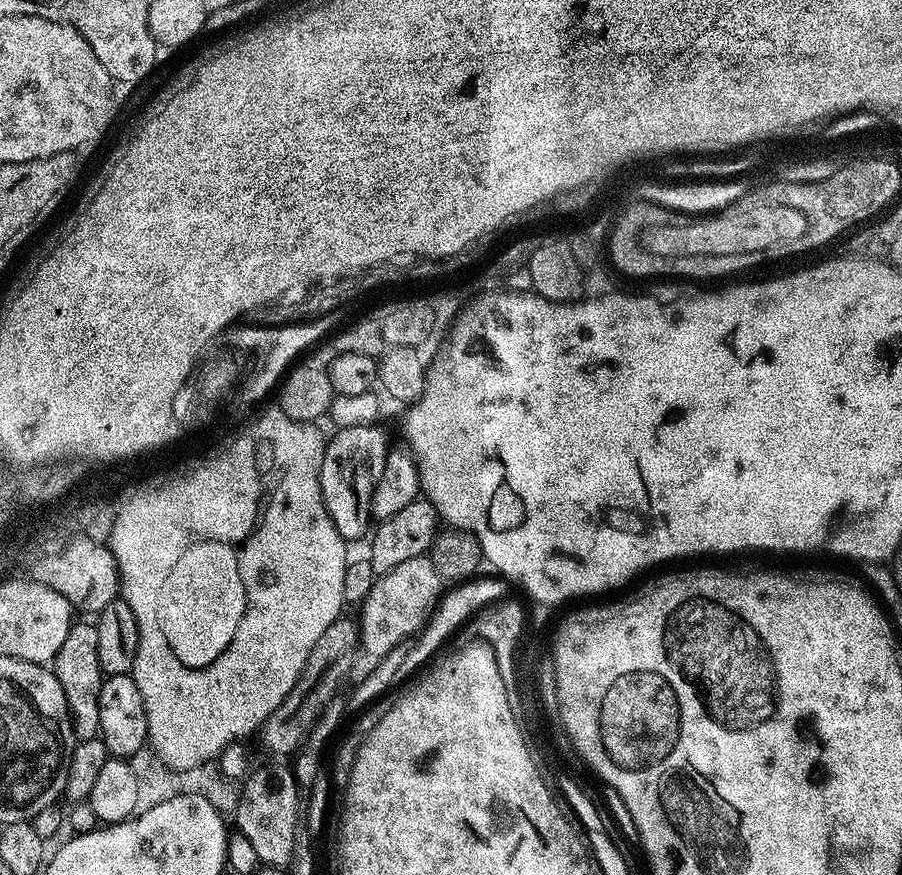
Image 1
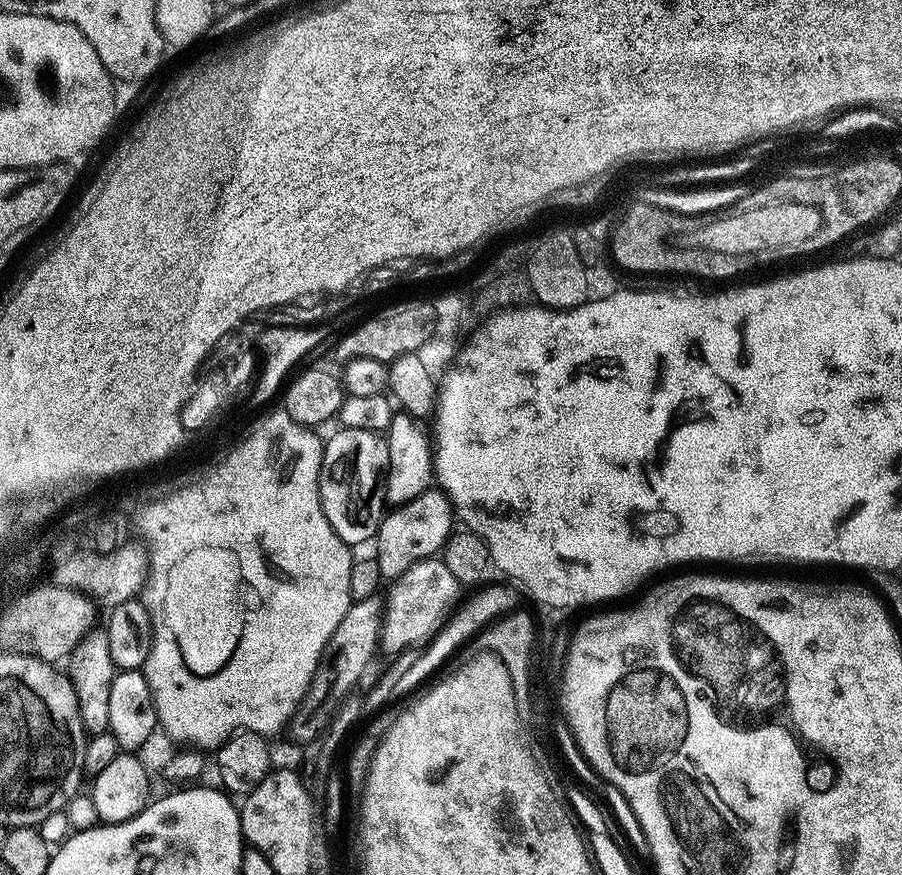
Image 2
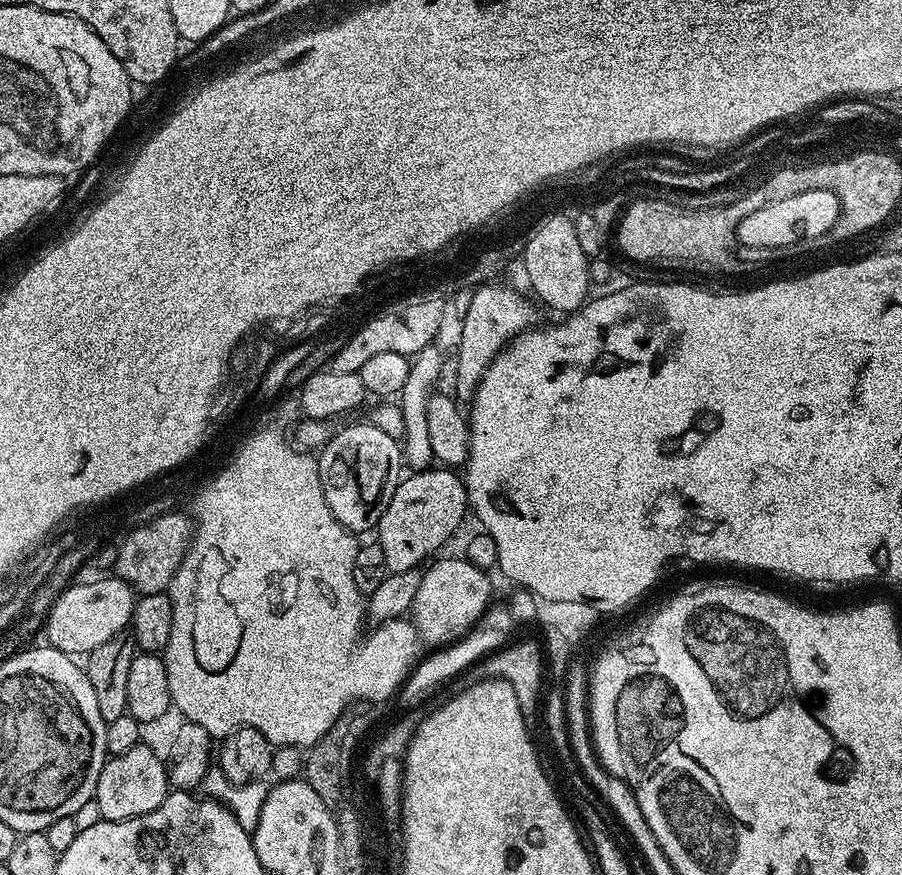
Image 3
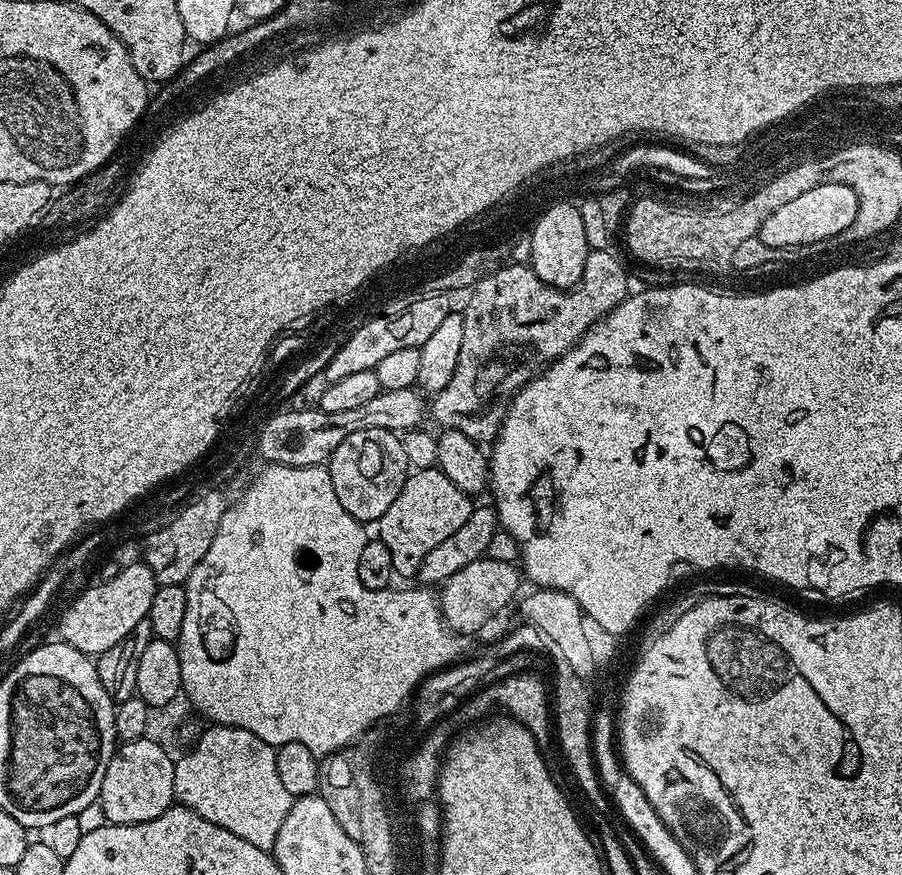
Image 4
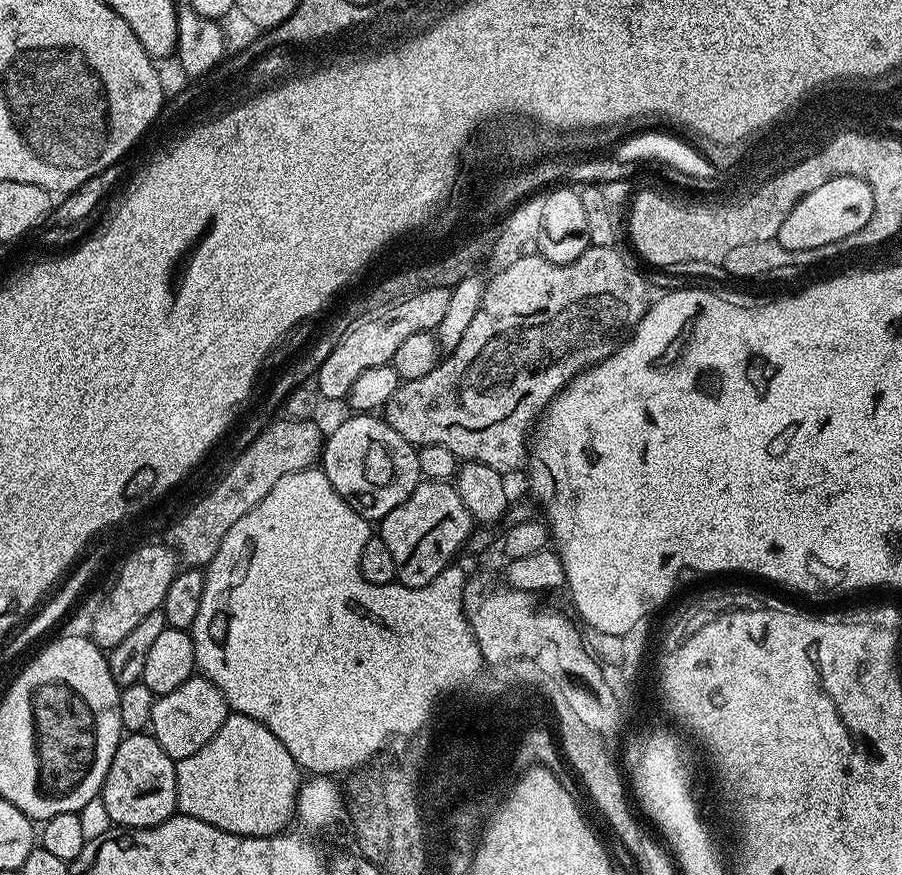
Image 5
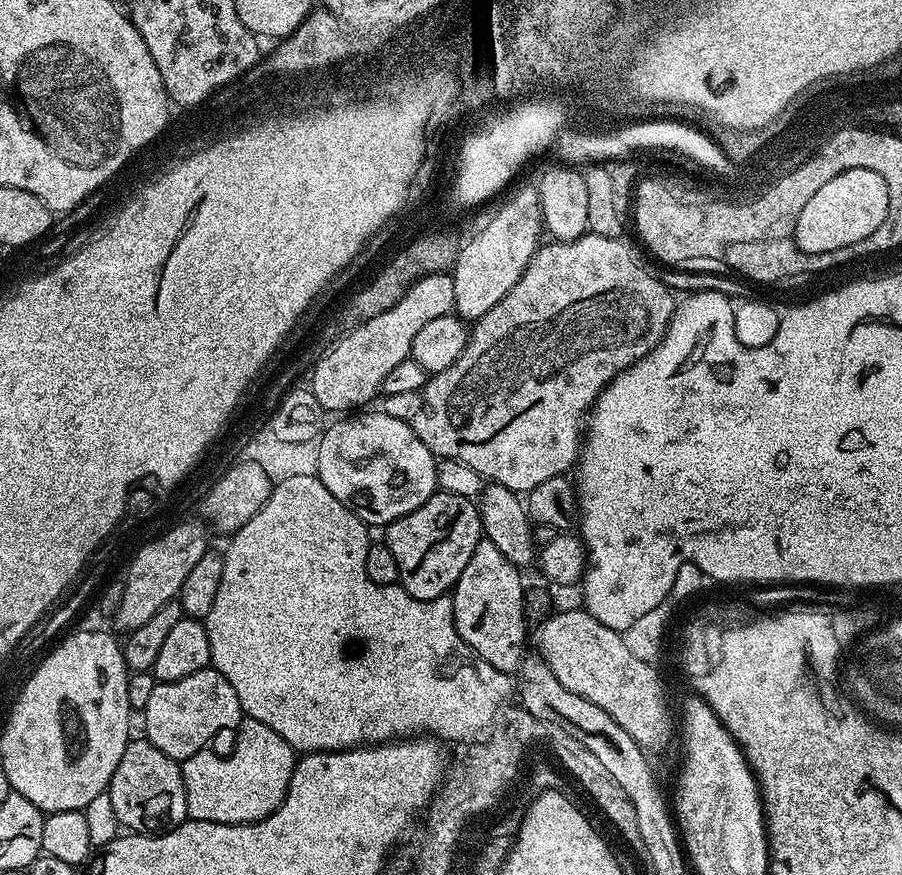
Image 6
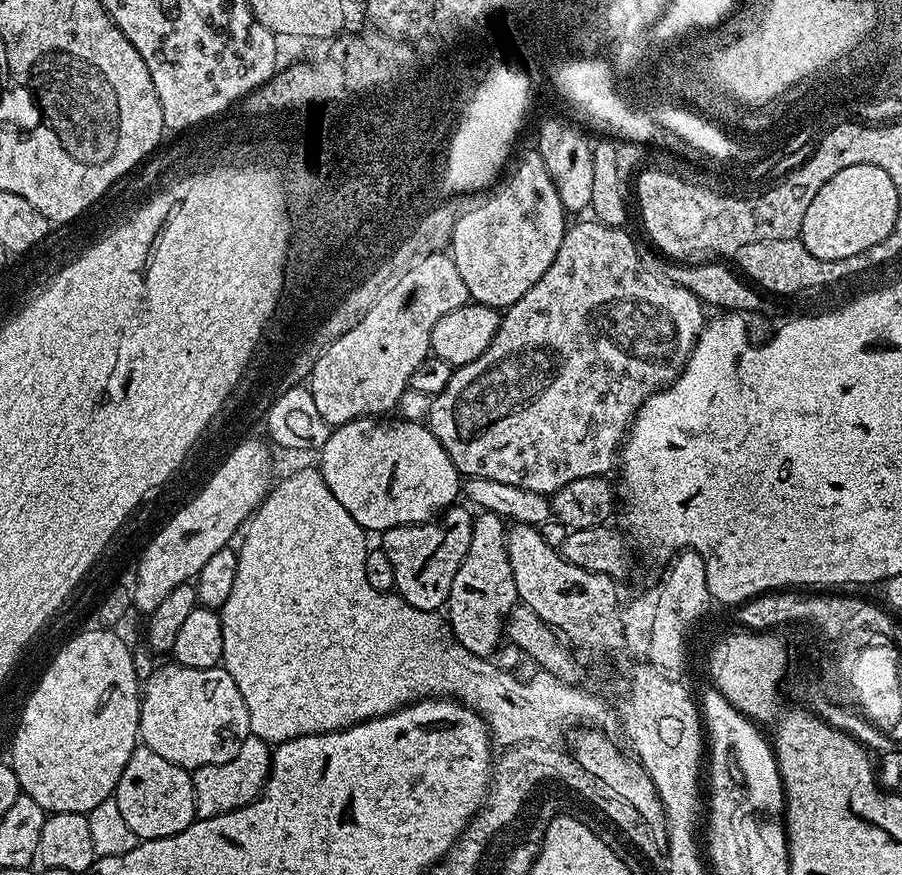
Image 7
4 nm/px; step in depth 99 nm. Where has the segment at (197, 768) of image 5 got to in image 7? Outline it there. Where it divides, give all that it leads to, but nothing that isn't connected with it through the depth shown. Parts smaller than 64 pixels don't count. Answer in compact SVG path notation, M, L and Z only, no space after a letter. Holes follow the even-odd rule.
M251 734L243 737L239 744L241 746L231 760L220 760L192 772L195 812L199 819L216 817L218 814L241 808L260 795L272 765L271 747L267 741Z

